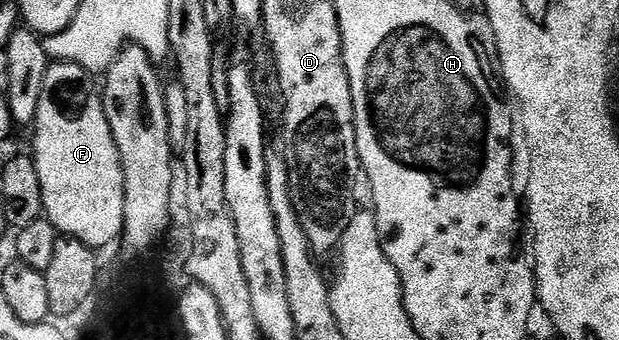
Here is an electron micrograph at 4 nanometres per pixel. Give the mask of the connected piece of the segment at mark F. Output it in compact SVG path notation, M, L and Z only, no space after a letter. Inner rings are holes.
M51 62L47 68L45 84L41 88L41 104L33 123L35 150L33 157L37 176L41 180L43 213L55 225L60 235L81 240L92 248L118 243L125 220L125 180L121 156L105 116L102 93L91 83L92 75L76 62Z

